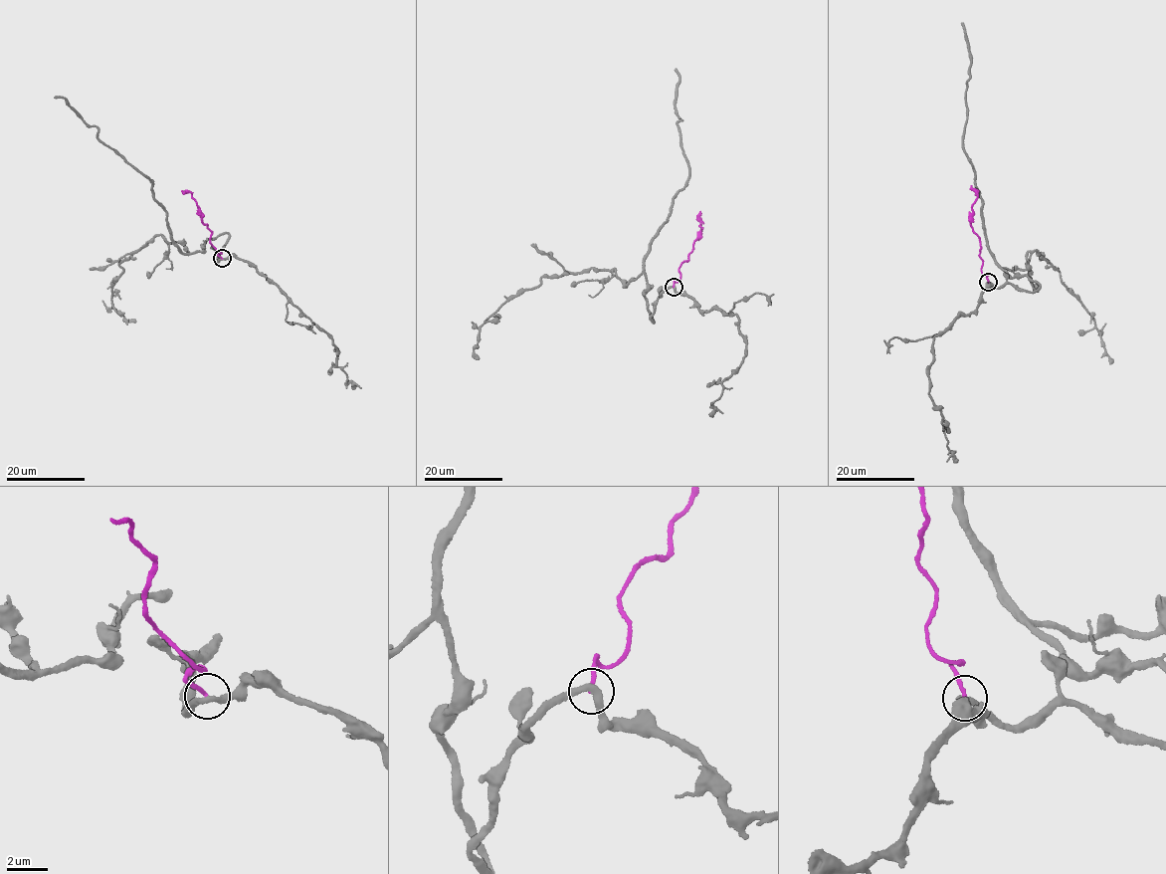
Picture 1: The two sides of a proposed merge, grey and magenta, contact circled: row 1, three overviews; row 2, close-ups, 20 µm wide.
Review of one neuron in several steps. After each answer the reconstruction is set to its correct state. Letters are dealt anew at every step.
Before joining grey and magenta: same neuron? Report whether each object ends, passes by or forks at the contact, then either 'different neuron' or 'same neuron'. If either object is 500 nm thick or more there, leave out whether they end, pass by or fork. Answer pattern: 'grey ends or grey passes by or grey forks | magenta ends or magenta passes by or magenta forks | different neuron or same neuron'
grey passes by | magenta ends | different neuron

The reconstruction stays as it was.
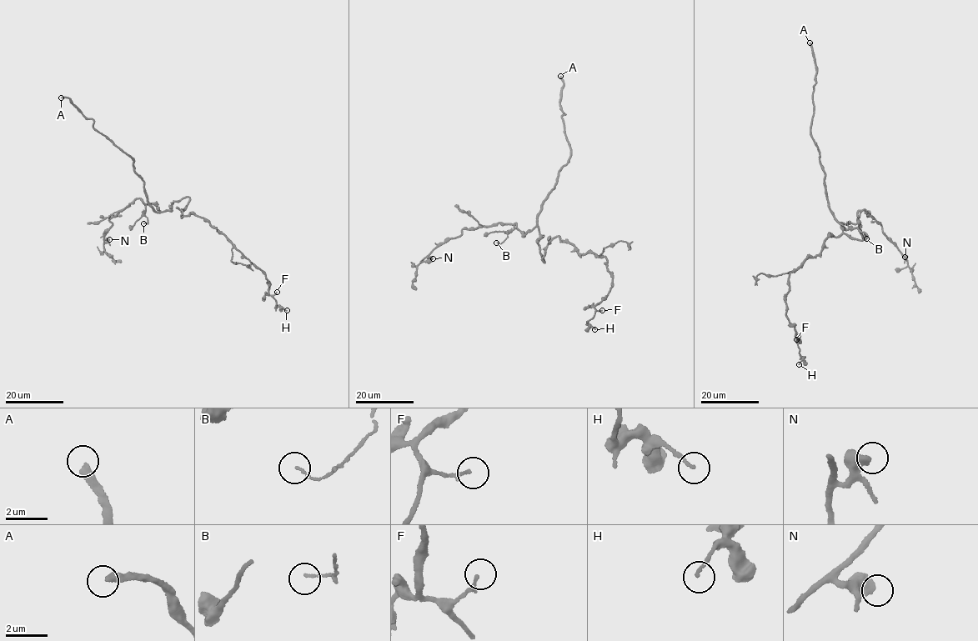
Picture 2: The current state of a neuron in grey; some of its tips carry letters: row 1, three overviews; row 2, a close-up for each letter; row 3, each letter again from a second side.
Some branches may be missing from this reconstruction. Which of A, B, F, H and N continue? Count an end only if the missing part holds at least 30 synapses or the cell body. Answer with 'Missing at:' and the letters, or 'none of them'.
Missing at: A

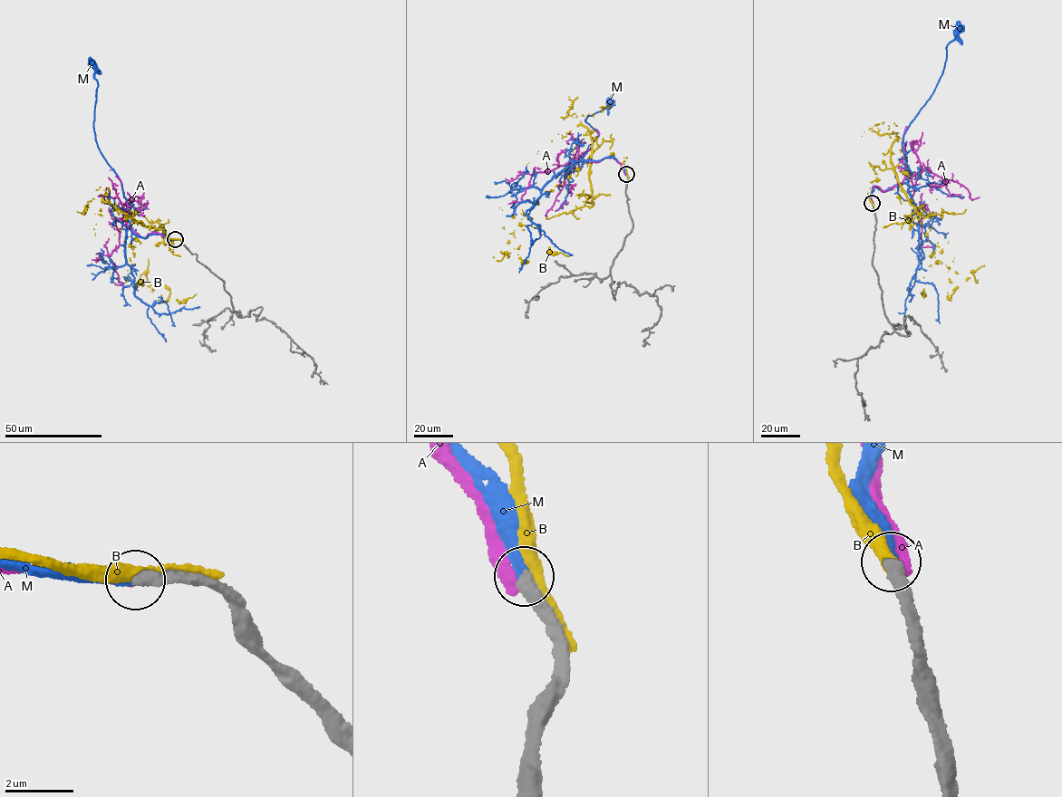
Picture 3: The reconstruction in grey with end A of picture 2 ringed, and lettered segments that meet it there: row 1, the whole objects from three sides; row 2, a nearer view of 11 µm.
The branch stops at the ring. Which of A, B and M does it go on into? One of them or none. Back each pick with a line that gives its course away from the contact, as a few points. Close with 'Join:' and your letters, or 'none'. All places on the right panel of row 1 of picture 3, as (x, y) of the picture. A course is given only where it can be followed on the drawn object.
M: via (872, 203), (874, 187), (883, 191), (907, 182), (902, 136), (932, 93), (946, 45), (960, 29)
Join: M

